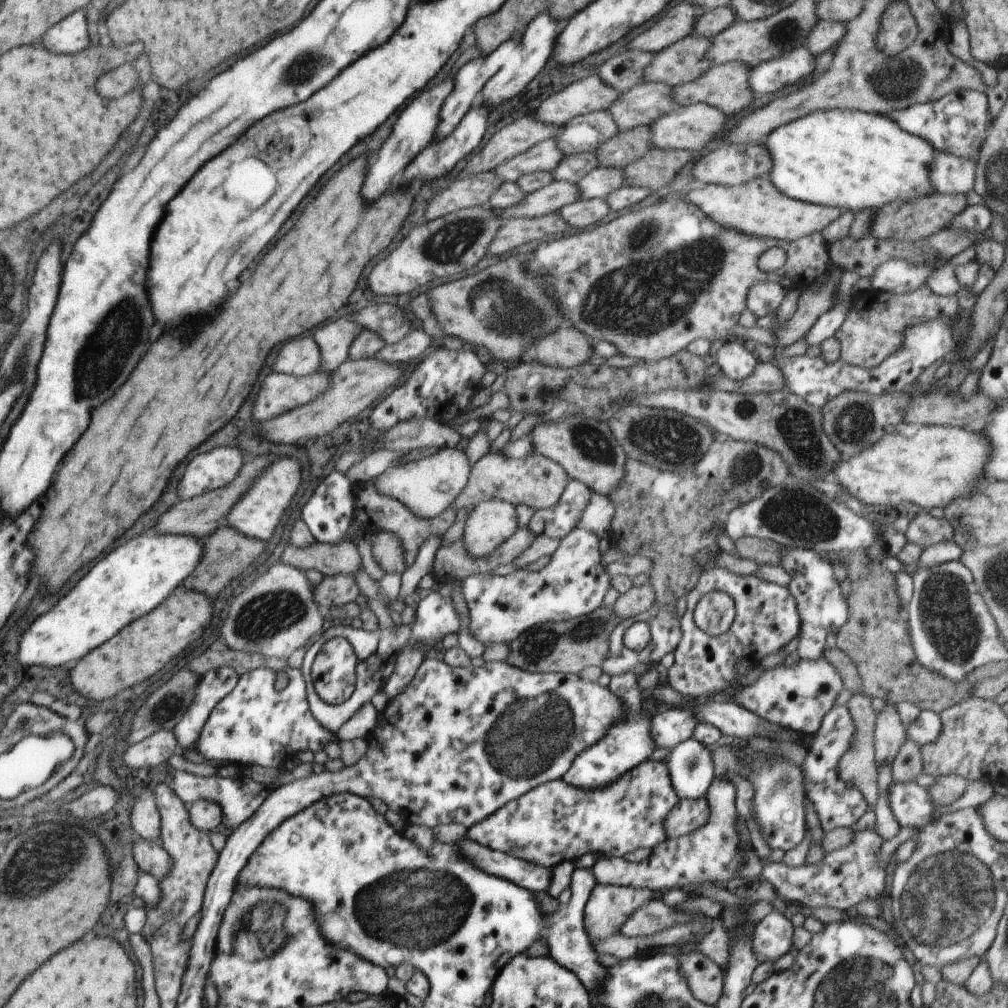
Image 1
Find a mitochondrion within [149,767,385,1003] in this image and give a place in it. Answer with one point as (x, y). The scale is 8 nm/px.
(259, 930)

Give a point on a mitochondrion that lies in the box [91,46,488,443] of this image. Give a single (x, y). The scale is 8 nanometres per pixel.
(308, 65)

